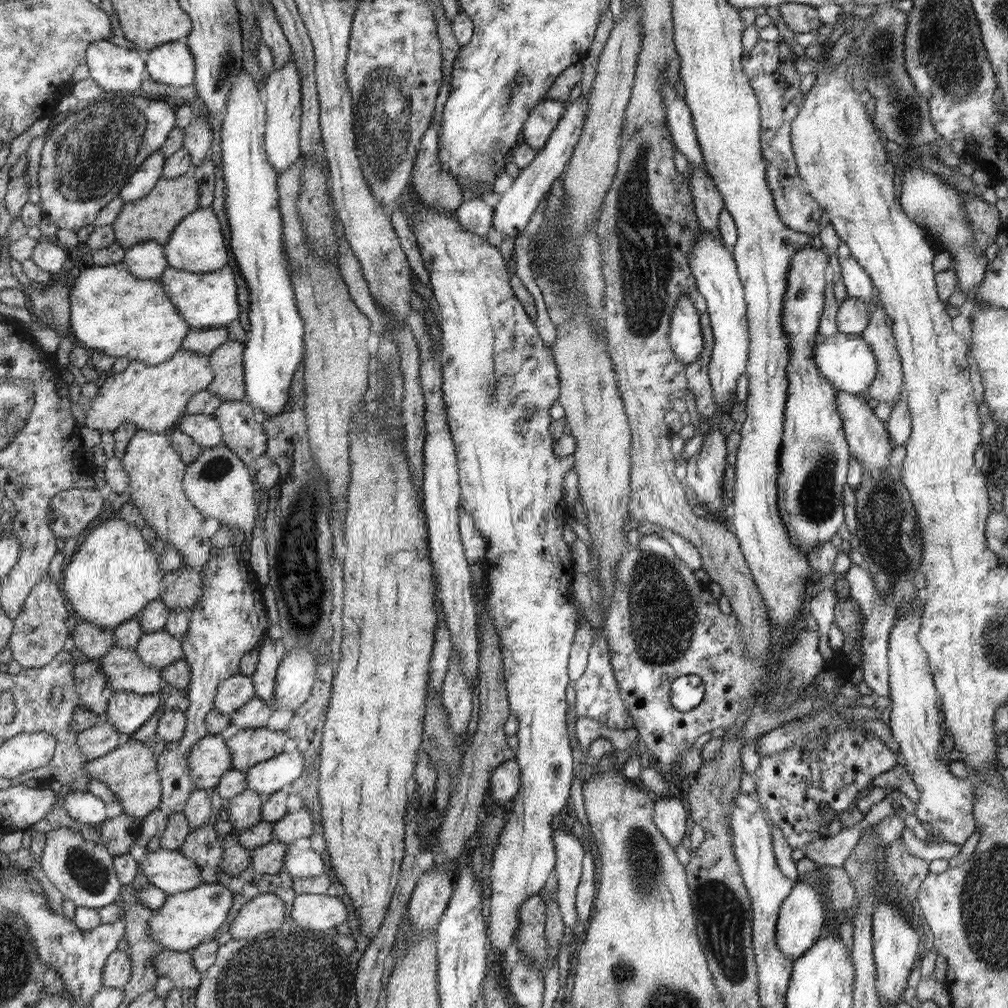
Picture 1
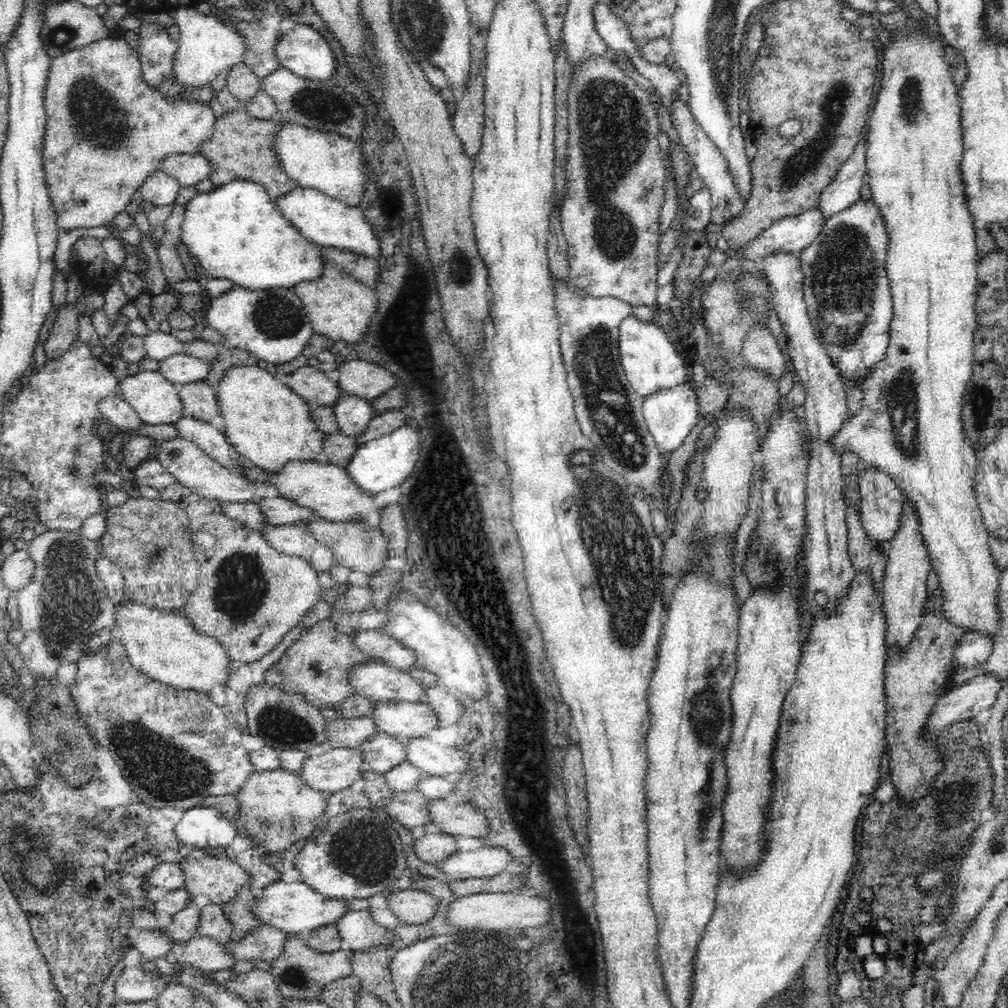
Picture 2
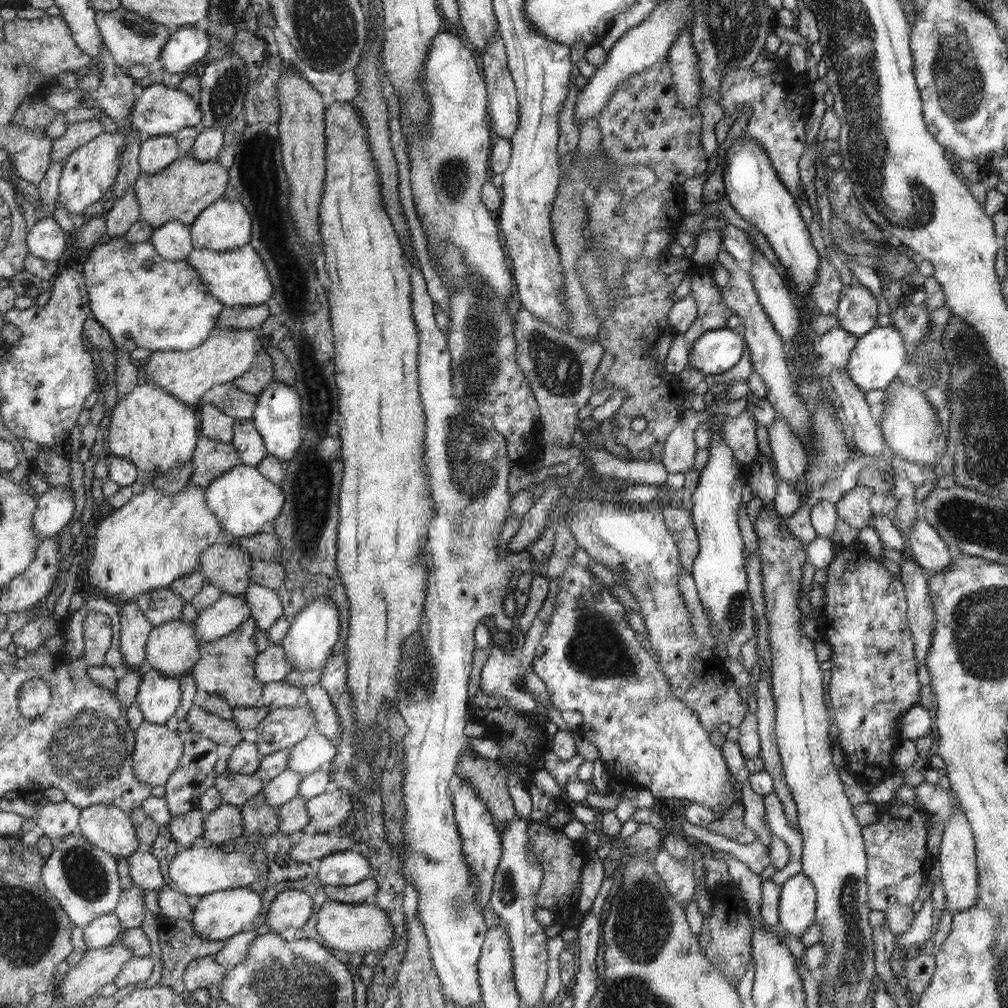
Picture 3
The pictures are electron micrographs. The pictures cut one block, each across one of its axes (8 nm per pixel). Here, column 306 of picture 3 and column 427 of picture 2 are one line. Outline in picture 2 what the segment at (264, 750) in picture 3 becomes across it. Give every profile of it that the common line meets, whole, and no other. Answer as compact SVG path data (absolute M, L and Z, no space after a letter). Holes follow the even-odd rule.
M390 701L376 703L376 710L371 715L376 720L376 729L400 740L418 739L437 727L437 716L432 707L424 702Z

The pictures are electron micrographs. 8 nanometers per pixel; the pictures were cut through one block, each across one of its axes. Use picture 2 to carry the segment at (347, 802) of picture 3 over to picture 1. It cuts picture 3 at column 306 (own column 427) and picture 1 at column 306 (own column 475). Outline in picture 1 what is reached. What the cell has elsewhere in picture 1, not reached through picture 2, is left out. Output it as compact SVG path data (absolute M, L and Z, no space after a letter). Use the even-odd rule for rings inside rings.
M302 808L297 812L286 813L280 820L274 822L272 835L274 841L290 845L298 838L306 838L314 833L316 818L310 809Z

